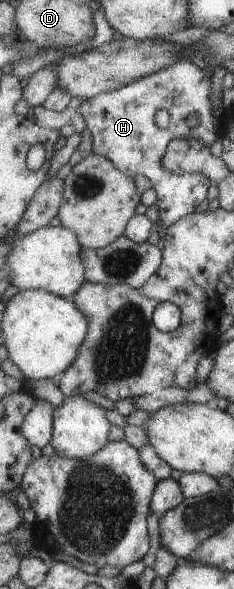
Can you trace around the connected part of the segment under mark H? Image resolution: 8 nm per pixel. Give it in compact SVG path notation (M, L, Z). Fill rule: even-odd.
M189 60L171 61L167 65L161 65L153 74L146 74L145 77L136 78L133 82L128 82L120 88L96 94L93 98L84 99L80 102L76 112L84 121L85 132L92 138L92 153L104 156L114 164L114 167L122 174L133 178L136 175L144 176L152 184L152 189L156 193L156 207L159 215L161 229L167 229L178 218L184 214L191 214L195 208L206 199L207 190L211 181L202 172L182 172L172 174L170 170L165 170L162 166L163 157L170 142L176 138L182 140L198 140L204 148L209 148L210 144L217 139L216 126L212 124L211 103L210 103L210 76L204 68L192 64ZM164 109L168 112L169 122L165 128L158 127L153 118L158 110ZM193 113L198 116L199 124L196 128L188 128L186 116Z

